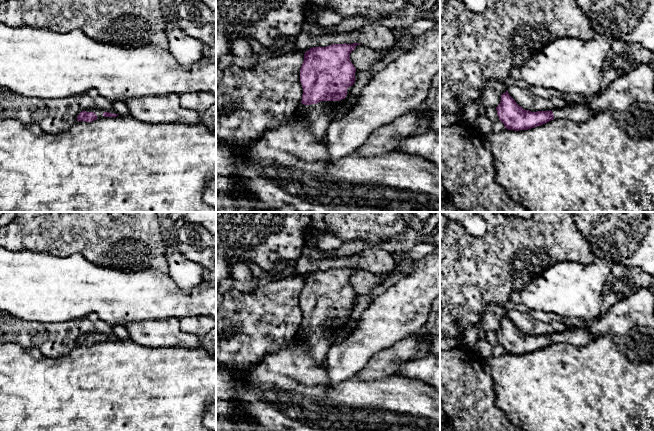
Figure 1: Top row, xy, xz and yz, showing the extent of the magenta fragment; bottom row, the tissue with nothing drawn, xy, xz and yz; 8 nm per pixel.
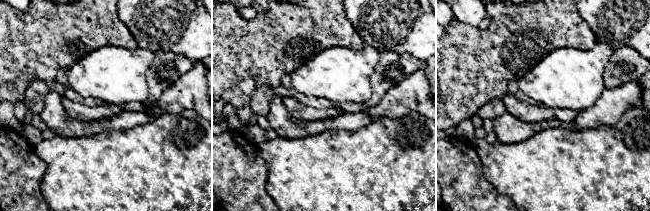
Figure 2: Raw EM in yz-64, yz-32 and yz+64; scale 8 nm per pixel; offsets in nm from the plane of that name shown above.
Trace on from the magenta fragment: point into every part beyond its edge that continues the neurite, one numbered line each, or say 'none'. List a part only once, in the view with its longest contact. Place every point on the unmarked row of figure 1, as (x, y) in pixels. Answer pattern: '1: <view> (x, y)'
1: xz (317, 343)

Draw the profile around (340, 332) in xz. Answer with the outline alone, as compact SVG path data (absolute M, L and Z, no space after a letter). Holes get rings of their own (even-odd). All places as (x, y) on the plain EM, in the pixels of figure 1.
M357 322L354 325L347 325L342 323L340 325L328 325L331 327L331 331L326 334L327 337L333 338L333 343L341 342L346 339L357 326Z

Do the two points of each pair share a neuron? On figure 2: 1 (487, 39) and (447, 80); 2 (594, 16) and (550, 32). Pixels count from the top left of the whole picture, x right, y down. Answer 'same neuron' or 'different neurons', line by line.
1: same neuron
2: different neurons

